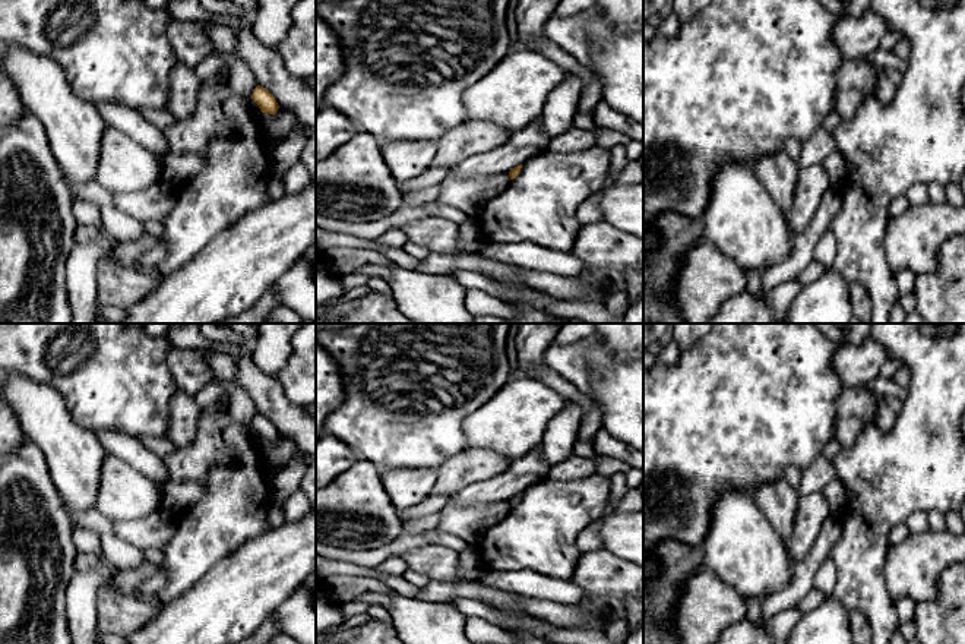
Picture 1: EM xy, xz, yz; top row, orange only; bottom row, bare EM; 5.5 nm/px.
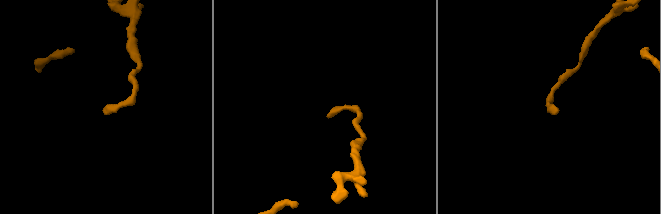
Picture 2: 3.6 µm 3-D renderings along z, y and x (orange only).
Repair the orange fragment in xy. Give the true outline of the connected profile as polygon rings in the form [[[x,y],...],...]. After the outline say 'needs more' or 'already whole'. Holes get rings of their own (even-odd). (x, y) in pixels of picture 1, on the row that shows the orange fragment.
[[[260,85],[253,89],[251,98],[259,105],[262,113],[275,114],[279,108],[275,97]]]; already whole

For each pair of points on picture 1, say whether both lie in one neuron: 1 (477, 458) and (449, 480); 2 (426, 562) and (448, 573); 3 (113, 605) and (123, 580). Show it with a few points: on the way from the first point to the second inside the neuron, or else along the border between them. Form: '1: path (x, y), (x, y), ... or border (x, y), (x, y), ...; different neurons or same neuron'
1: path (470, 466), (456, 473); same neuron
2: path (432, 562), (437, 562), (442, 567); same neuron
3: border (117, 570), (116, 587), (123, 593), (133, 594); different neurons

